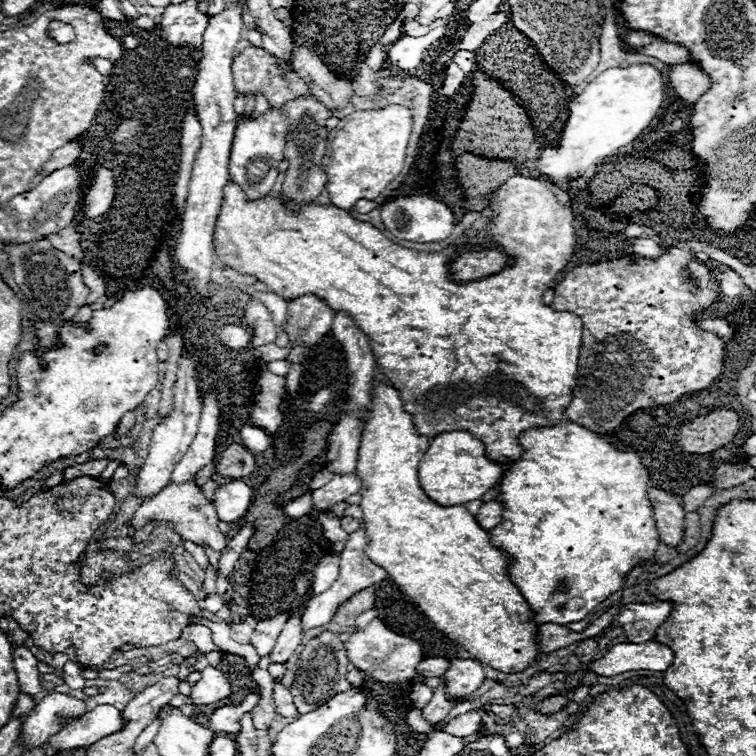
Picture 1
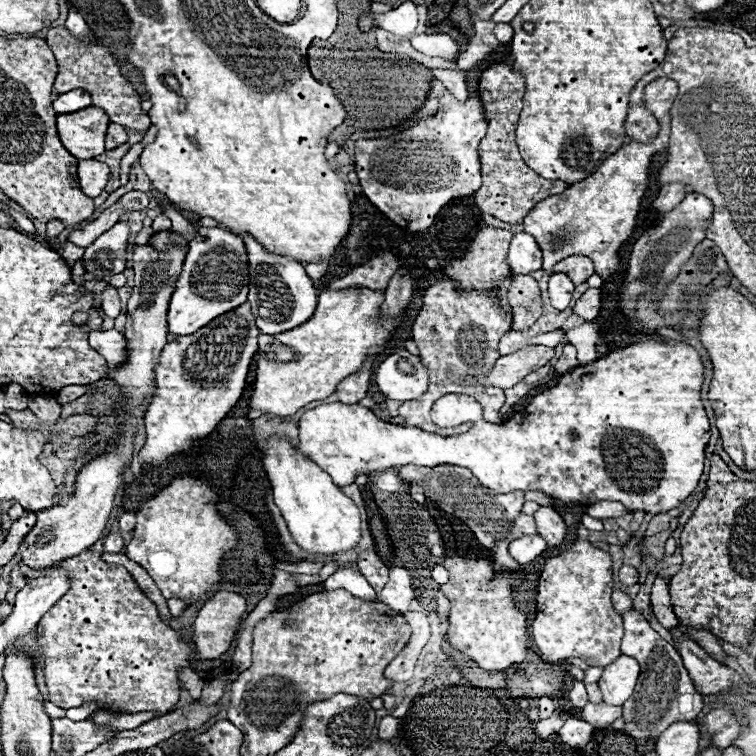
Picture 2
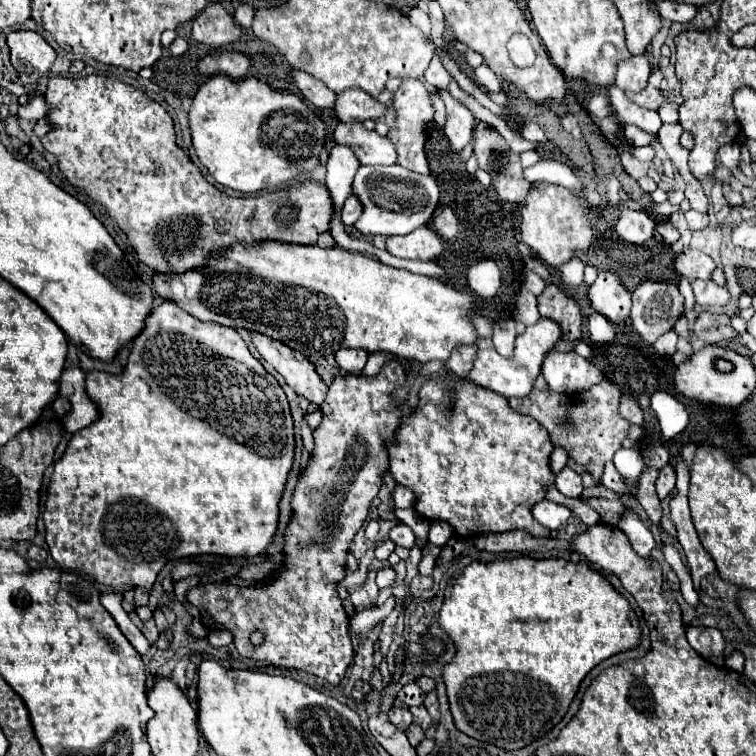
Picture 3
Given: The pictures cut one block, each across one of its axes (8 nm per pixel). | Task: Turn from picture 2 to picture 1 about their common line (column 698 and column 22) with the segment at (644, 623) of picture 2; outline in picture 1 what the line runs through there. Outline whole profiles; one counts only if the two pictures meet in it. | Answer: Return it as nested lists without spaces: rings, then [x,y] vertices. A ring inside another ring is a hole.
[[[20,694],[20,696],[18,696],[18,702],[16,702],[16,708],[14,708],[14,718],[20,718],[22,712],[32,710],[34,704],[36,704],[36,702],[32,700],[32,696],[24,696],[24,694]]]

